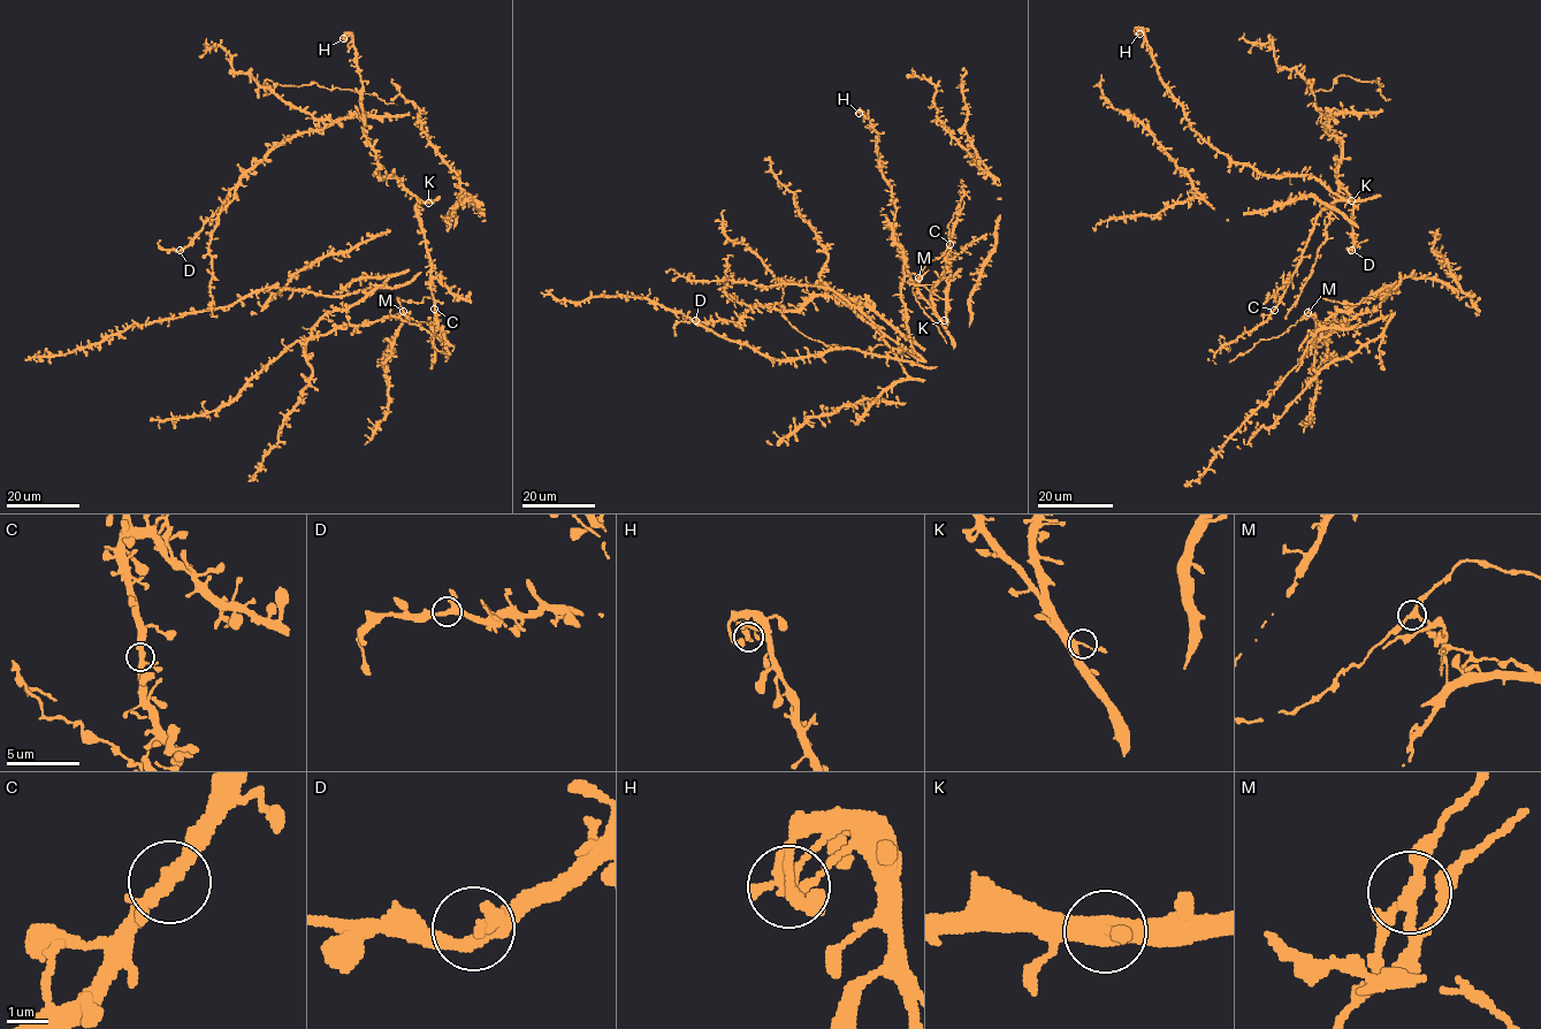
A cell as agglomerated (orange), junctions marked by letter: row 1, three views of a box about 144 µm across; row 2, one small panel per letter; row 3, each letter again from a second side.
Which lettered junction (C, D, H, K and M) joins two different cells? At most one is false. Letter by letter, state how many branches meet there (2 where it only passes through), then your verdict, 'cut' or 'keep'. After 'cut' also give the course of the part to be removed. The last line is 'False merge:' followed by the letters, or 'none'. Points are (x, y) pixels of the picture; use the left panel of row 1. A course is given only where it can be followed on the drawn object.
C: 3 | keep
D: 3 | keep
H: 3 | keep
K: 3 | keep
M: 3 | cut | (403, 311), (399, 317), (404, 320), (435, 325)
False merge: M

